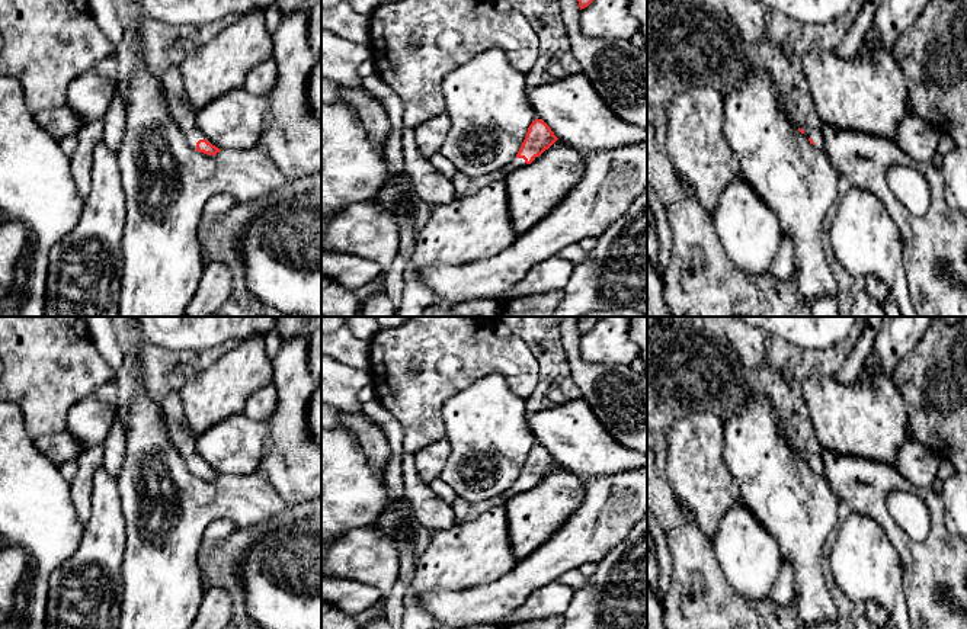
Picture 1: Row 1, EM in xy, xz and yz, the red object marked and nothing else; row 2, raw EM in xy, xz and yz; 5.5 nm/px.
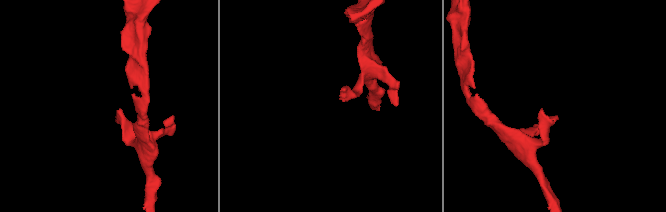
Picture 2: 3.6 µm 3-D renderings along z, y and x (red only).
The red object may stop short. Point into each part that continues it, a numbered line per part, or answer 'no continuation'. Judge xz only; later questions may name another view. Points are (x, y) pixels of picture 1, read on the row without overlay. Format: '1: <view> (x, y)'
1: xz (515, 488)

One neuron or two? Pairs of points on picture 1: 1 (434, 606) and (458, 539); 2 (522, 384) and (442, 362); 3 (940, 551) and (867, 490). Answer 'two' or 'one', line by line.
1: two
2: one
3: one

